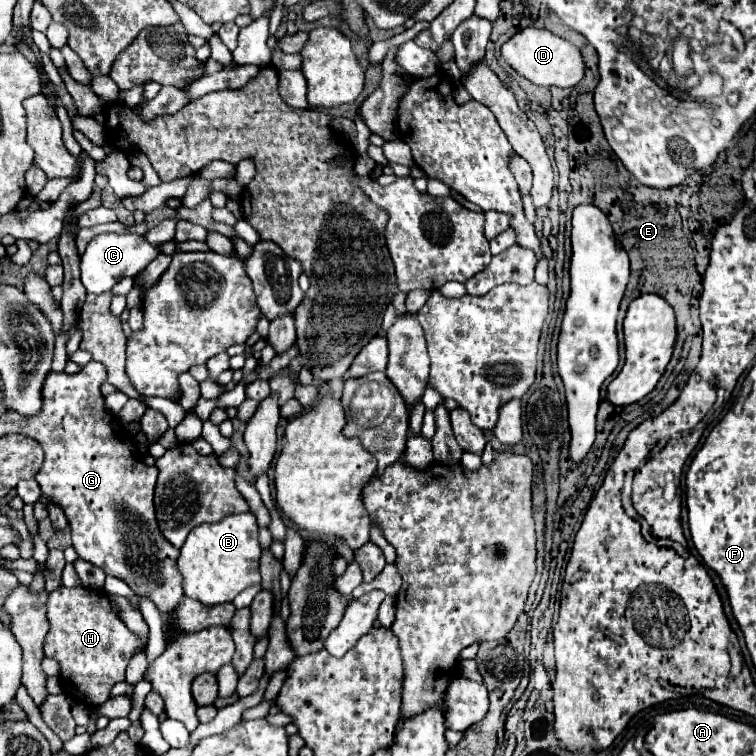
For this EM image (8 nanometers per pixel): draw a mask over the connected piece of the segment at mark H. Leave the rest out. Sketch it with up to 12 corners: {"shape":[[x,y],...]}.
{"shape":[[102,590],[50,592],[62,690],[104,704],[148,644]]}

